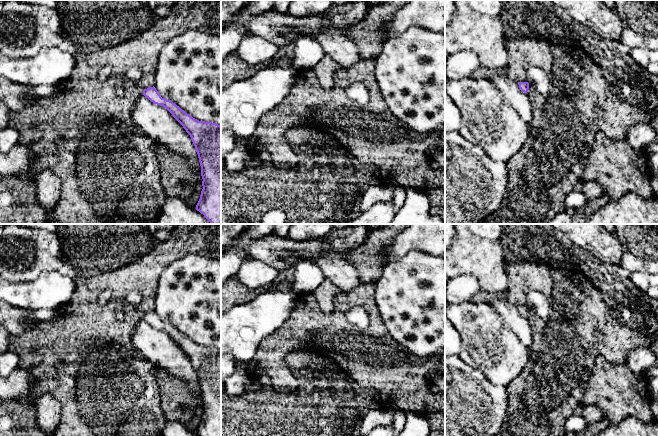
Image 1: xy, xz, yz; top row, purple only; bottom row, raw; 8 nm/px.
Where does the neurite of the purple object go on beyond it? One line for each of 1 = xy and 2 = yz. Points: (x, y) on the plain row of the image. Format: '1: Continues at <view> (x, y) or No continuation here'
1: No continuation here
2: No continuation here

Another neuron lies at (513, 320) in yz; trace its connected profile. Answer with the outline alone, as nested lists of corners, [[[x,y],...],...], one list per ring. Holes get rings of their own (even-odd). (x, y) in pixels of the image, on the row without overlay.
[[[506,297],[495,299],[491,305],[501,315],[508,329],[513,331],[526,348],[532,345],[532,331],[527,317],[519,312],[519,307],[510,303]]]

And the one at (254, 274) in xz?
[[[257,259],[244,260],[235,273],[242,284],[251,290],[257,290],[267,284],[279,280],[279,272],[275,267]]]

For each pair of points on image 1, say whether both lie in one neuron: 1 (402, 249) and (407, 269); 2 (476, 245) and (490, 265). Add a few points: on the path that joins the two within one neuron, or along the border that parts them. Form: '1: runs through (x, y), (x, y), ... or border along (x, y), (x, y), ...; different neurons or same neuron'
1: border along (427, 252), (412, 250), (384, 265); different neurons
2: runs through (476, 250), (485, 260); same neuron

